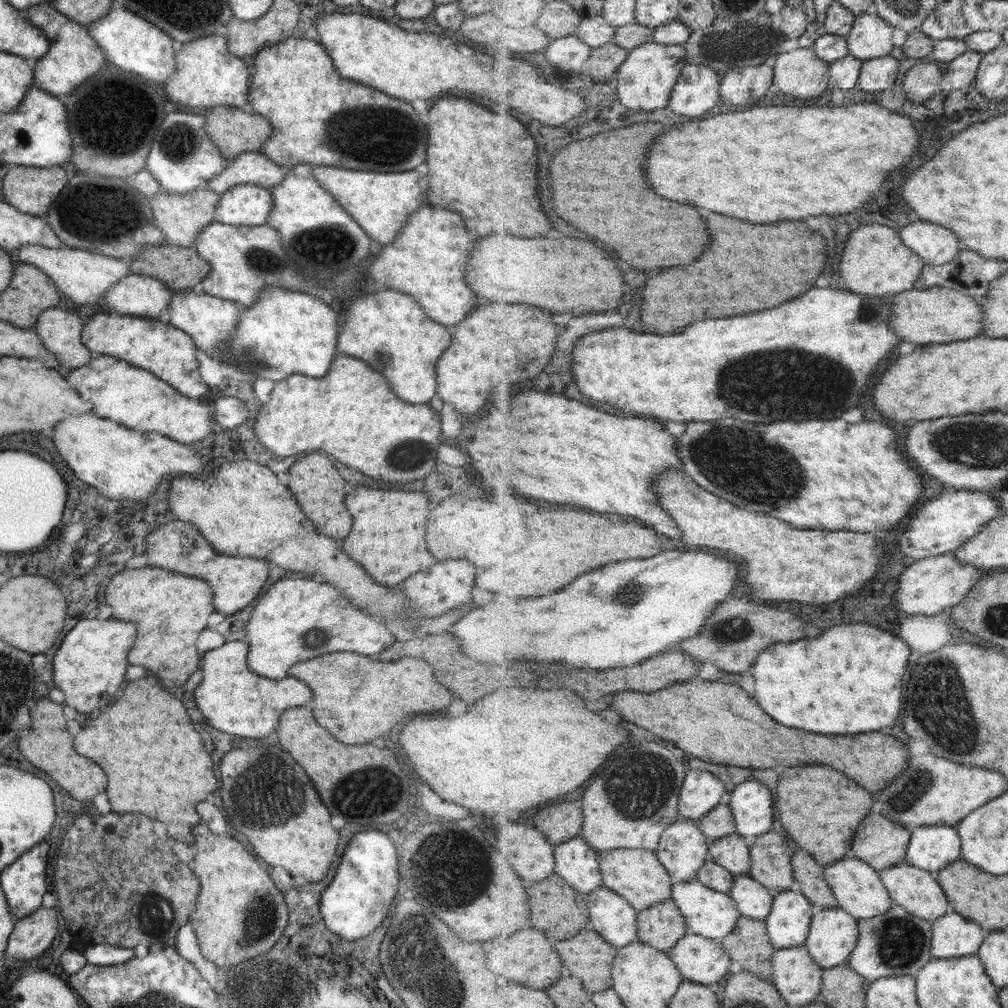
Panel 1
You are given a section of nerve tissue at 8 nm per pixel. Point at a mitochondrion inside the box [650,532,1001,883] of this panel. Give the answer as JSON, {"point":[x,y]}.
{"point":[941,689]}

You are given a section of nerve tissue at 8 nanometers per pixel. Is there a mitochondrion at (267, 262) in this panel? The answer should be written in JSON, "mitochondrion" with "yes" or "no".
{"mitochondrion":"yes"}

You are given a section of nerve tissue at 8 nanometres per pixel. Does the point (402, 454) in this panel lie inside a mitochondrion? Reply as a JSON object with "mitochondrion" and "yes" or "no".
{"mitochondrion":"yes"}

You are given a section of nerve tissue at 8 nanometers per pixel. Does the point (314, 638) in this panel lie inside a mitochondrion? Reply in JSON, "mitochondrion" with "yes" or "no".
{"mitochondrion":"yes"}

